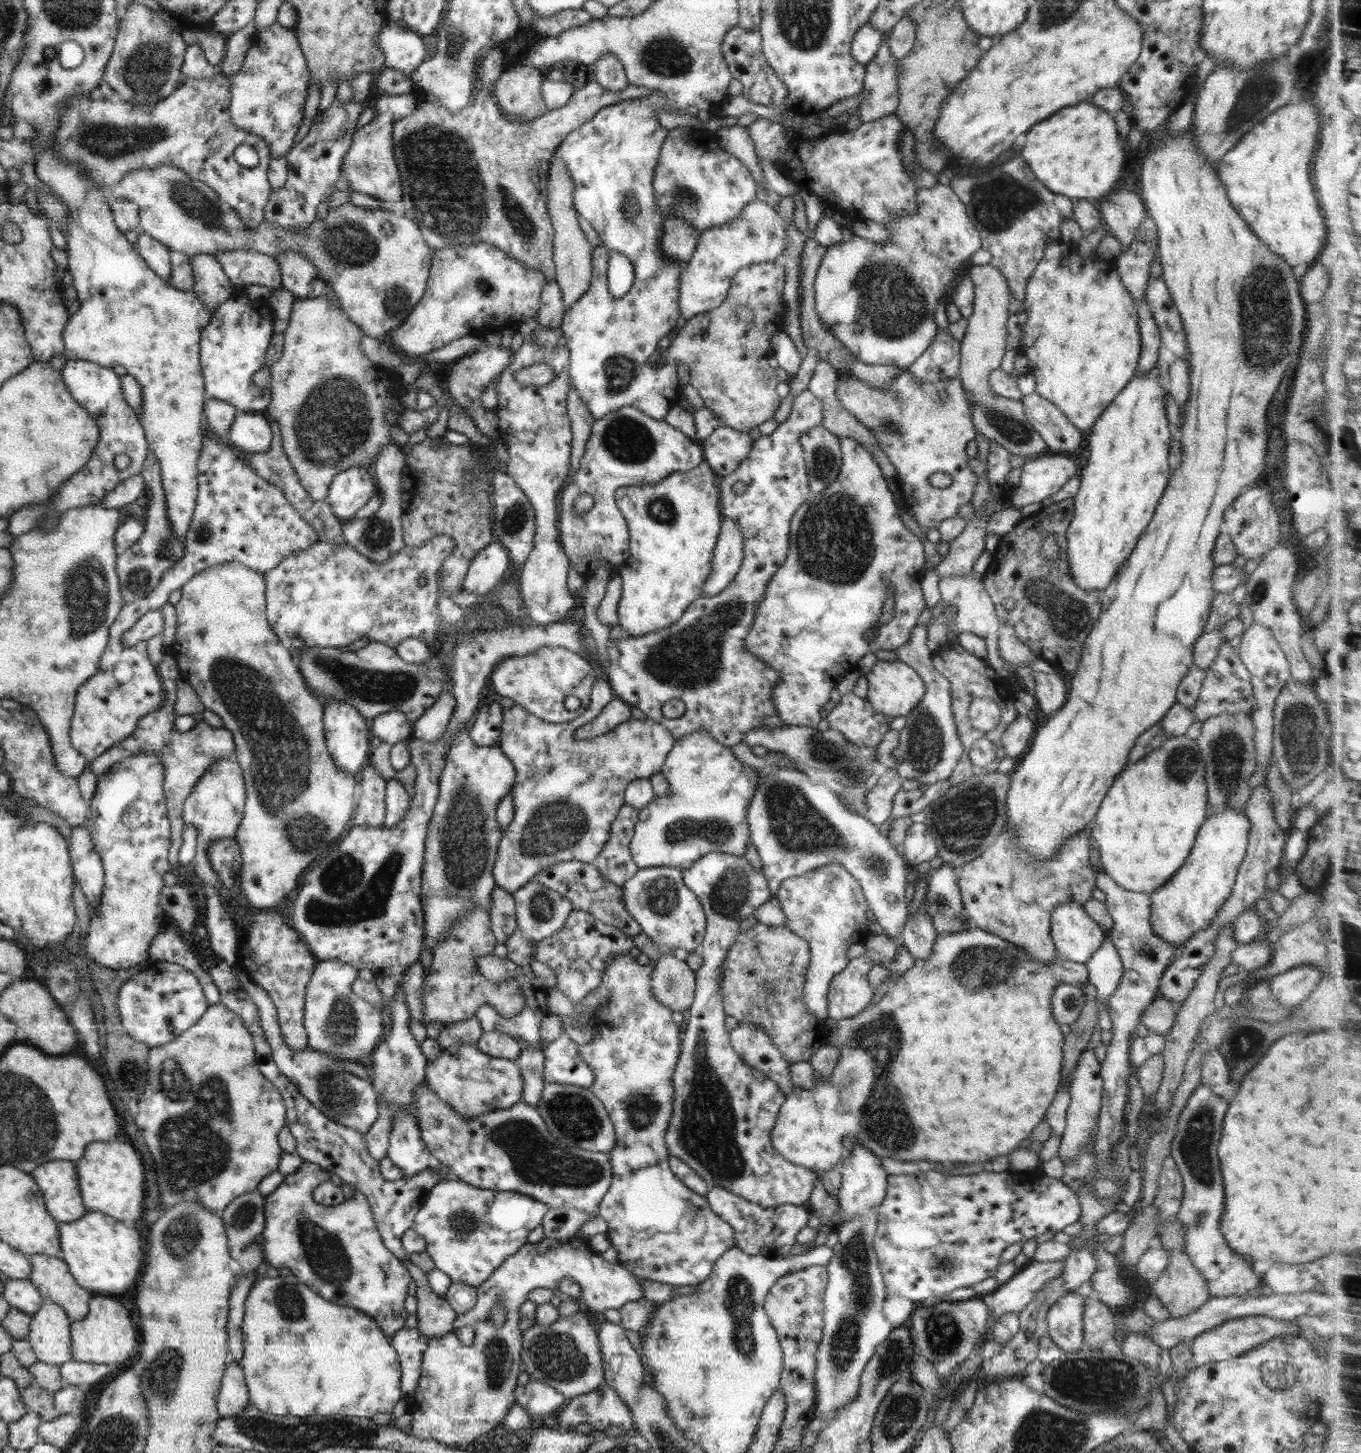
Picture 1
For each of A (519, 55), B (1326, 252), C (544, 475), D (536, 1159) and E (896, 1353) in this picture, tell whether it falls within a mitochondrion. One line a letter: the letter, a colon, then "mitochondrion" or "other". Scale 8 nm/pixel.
A: other
B: other
C: other
D: mitochondrion
E: mitochondrion

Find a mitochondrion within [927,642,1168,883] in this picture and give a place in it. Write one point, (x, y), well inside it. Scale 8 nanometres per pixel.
(963, 820)

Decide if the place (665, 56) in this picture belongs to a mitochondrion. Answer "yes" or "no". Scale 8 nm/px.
yes

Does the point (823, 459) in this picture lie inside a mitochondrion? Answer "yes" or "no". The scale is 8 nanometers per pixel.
yes

